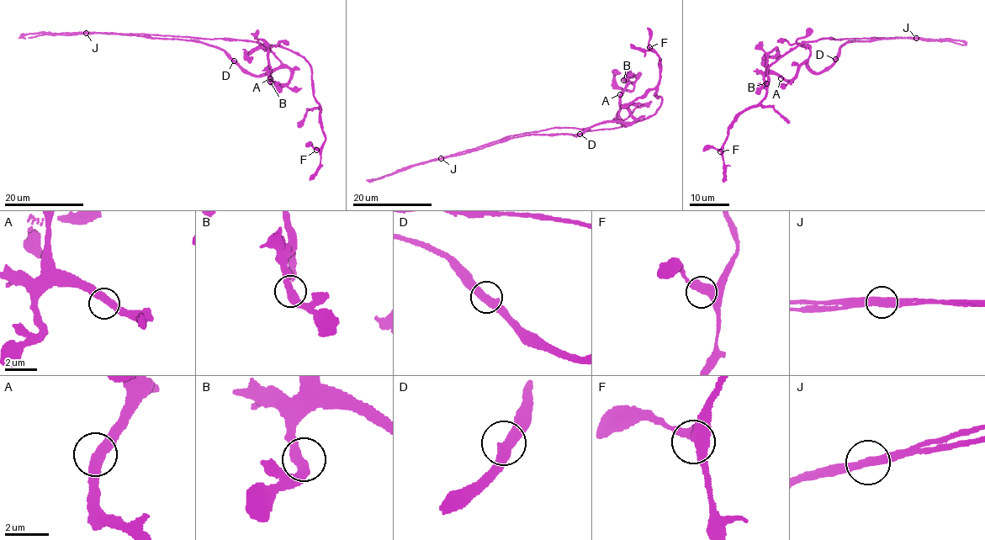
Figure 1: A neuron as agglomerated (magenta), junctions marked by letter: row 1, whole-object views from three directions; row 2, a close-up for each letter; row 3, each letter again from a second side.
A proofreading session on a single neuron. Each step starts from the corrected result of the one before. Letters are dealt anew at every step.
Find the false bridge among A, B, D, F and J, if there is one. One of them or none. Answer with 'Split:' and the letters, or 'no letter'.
Split: J

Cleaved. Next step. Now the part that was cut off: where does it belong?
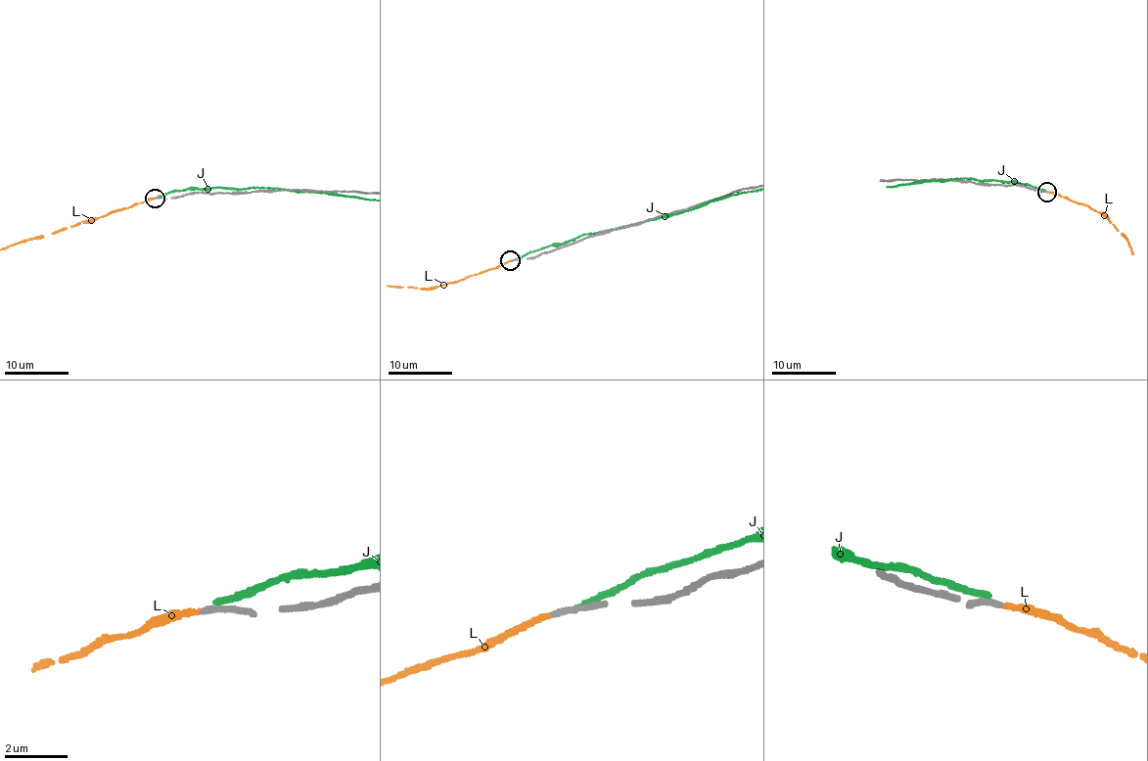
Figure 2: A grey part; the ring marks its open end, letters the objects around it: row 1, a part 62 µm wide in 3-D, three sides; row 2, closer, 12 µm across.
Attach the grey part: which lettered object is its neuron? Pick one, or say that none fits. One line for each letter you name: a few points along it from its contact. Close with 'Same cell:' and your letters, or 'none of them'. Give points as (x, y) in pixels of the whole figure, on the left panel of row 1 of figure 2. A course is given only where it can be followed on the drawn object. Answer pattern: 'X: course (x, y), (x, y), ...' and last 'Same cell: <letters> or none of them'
Same cell: L

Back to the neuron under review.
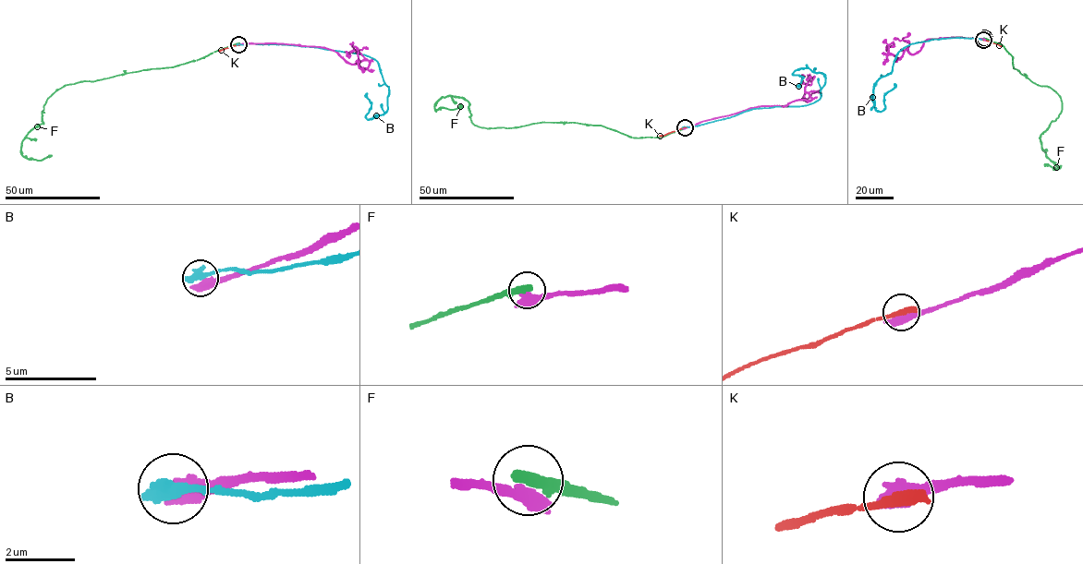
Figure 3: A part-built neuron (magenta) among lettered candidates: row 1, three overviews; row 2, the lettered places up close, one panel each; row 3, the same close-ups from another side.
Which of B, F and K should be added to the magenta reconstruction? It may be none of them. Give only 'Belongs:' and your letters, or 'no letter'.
Belongs: no letter

